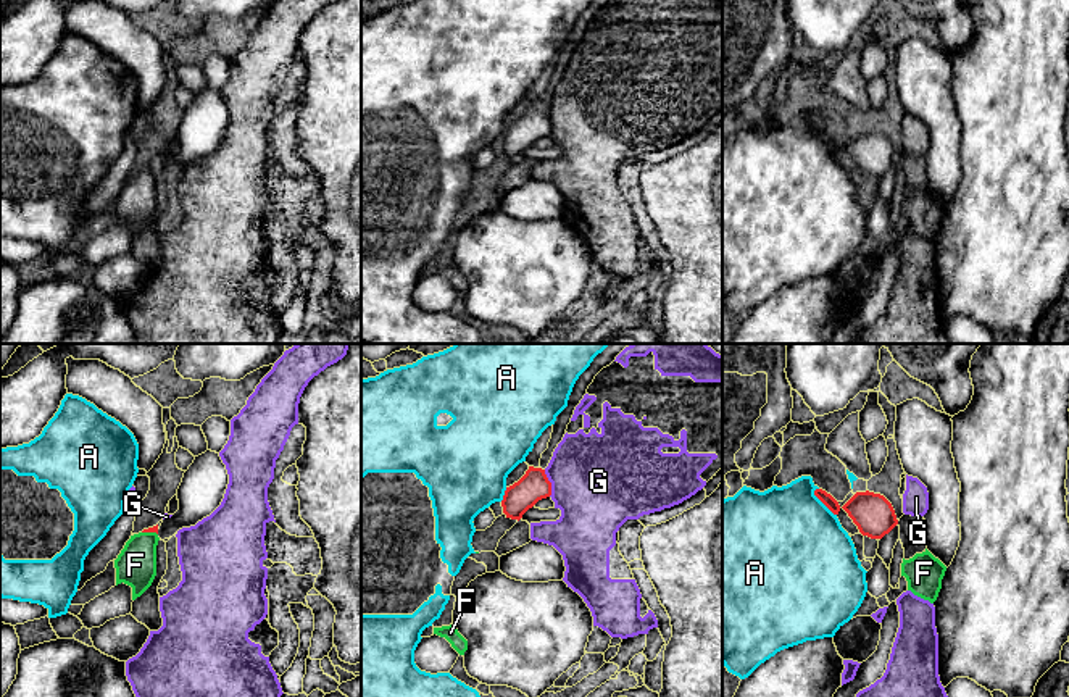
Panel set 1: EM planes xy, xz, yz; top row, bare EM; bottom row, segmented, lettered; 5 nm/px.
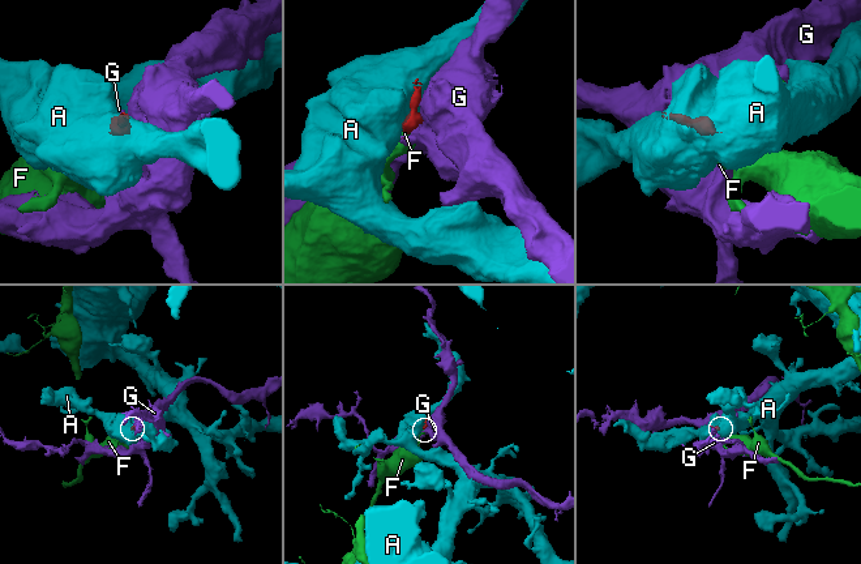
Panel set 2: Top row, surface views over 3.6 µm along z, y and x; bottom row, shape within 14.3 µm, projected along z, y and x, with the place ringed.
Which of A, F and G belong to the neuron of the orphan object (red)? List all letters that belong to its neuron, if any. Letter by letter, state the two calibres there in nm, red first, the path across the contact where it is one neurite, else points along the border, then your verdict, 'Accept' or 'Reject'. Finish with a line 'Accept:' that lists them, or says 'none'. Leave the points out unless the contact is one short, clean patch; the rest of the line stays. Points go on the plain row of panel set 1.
A: Thickness 60 nm (red) against 500 nm. Reject
F: Thickness 30 nm (red) against 200 nm. Path across: xy (155, 166), (150, 170), (136, 204). Accept
G: Thickness 150 nm (red) against 480 nm. Boundary: xz (544, 108), (550, 121), (550, 134). Reject
Accept: F

